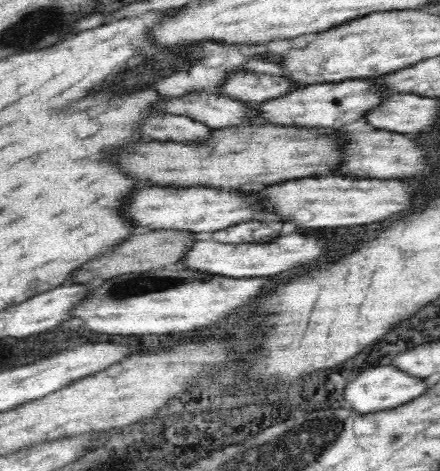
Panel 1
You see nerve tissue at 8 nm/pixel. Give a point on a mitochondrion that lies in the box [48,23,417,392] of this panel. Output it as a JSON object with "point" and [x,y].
{"point":[125,80]}

